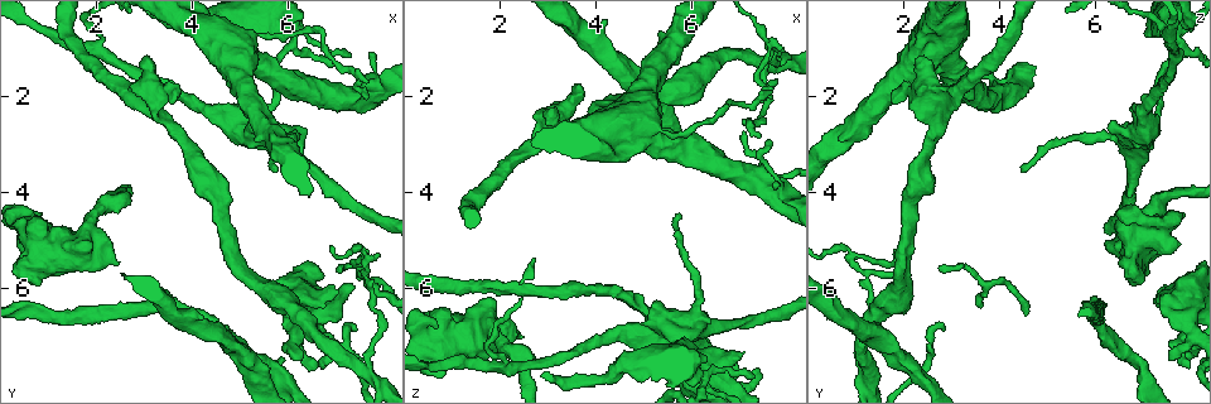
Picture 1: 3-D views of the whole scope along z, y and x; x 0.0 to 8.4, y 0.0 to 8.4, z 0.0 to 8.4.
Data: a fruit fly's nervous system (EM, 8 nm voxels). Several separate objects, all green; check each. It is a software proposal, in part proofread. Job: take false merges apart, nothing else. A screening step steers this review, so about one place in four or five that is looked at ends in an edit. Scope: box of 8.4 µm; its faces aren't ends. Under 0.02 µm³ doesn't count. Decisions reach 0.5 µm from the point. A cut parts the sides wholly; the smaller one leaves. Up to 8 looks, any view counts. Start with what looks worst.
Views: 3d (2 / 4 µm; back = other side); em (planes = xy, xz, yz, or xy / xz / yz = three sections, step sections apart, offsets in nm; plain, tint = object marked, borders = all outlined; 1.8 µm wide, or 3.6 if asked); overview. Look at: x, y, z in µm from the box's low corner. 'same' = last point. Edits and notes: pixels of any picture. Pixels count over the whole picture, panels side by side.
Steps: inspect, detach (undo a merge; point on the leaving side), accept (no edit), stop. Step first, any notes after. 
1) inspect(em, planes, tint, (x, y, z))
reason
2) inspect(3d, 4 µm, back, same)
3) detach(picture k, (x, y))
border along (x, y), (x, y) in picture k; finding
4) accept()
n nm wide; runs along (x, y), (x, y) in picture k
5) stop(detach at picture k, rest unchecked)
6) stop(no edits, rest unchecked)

inspect(em, planes, tint, (3.10, 2.00, 2.80))
three arms meet

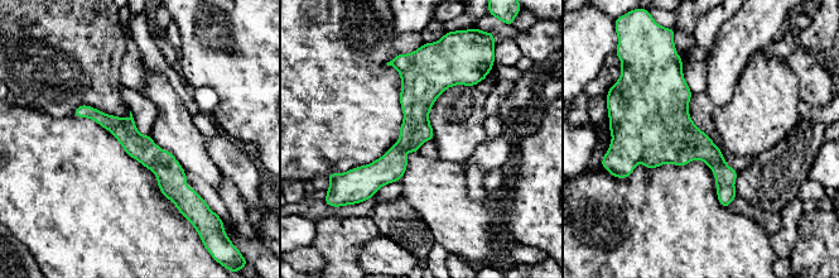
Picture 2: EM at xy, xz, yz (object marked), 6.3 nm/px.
accept()
160 nm wide; continuous, no second neuron

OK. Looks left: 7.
inspect(em, 3.6 µm, xy, step 4, tint, (0.60, 4.75, 7.05))
abrupt turn

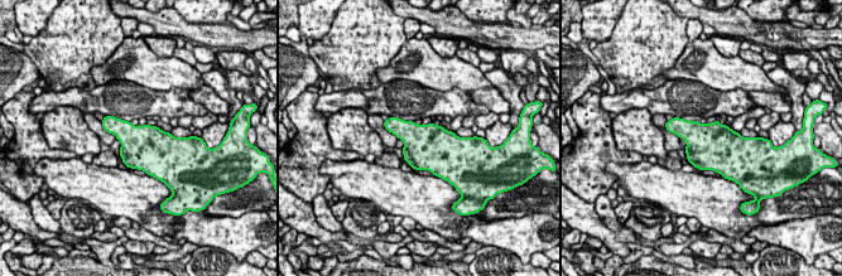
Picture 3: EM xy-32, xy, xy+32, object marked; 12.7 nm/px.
inspect(em, 3.6 µm, planes, tint, same)
cut it another way

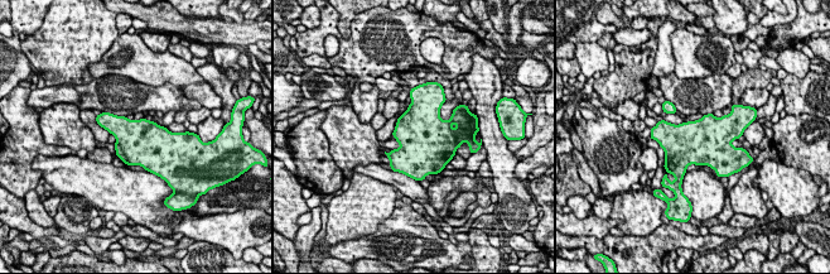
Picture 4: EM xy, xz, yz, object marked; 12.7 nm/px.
accept()
600 nm wide; continuous, no second neuron

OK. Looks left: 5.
inspect(3d, 2 µm, (7.50, 7.65, 1.25))
thick turns thin

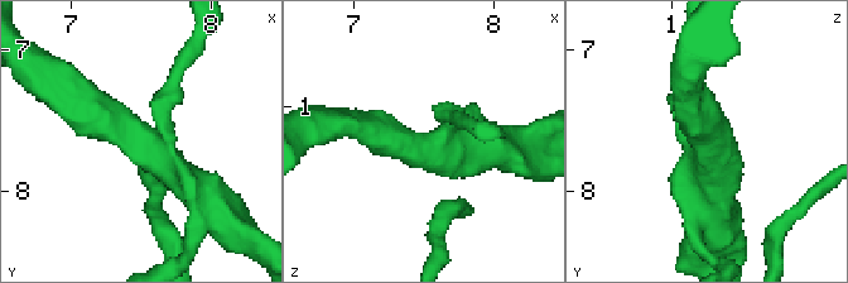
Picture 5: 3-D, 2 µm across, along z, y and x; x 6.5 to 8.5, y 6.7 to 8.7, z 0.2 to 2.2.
inspect(em, xz, step 4, tint, (7.54, 7.66, 1.26))

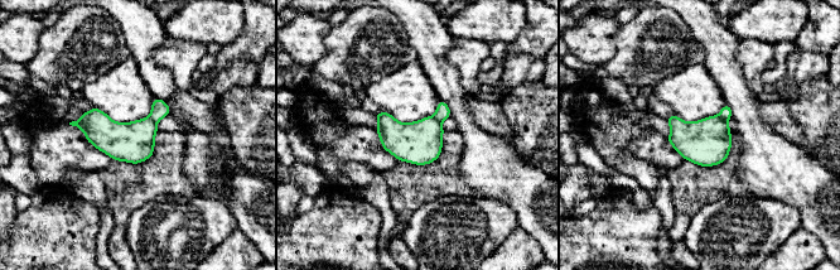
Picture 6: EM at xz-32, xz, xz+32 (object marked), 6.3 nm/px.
inspect(em, planes, tint, same)
cut it another way

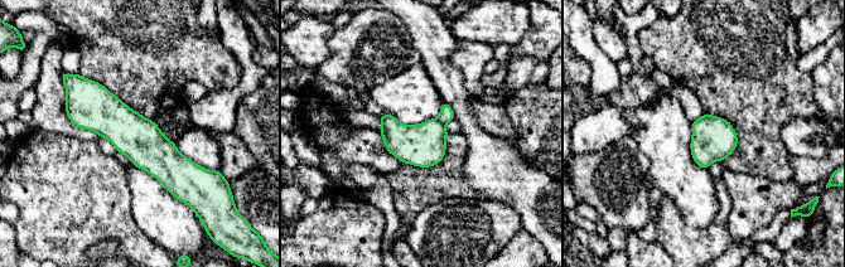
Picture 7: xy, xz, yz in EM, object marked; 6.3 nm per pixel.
detach(picture 7, (424, 145))
3 arms; two neurons meet here

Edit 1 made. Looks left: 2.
stop(detach at picture 7, rest unchecked)

